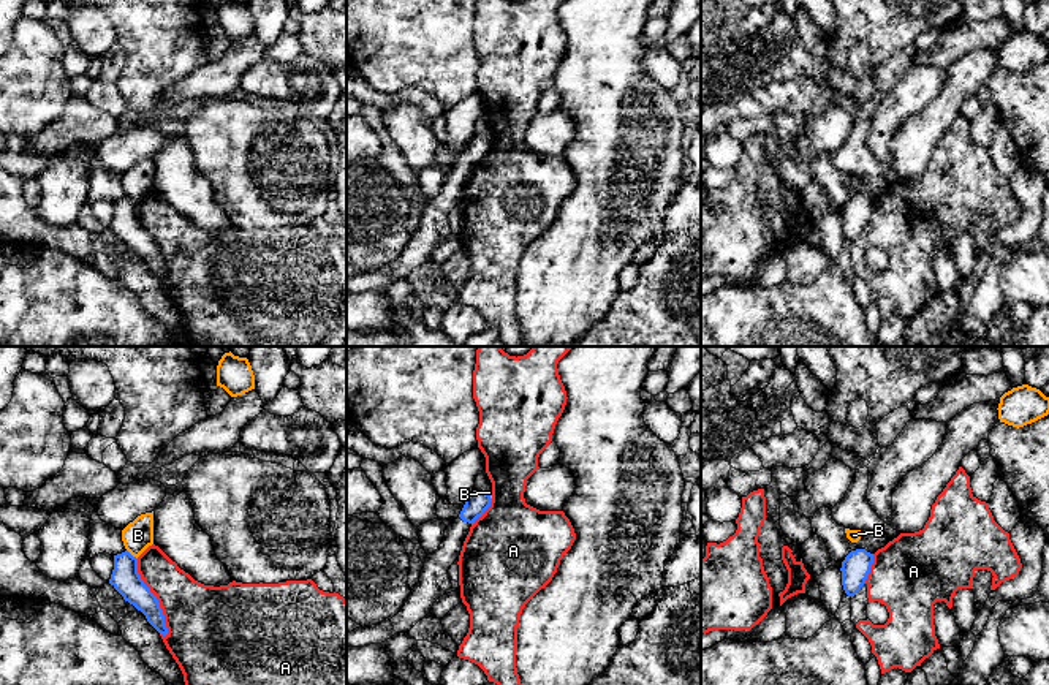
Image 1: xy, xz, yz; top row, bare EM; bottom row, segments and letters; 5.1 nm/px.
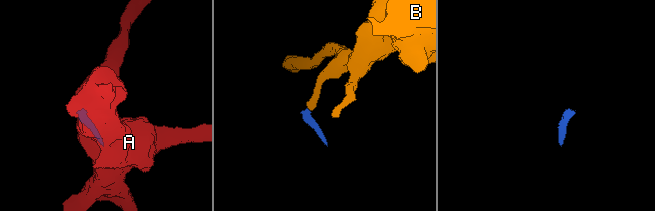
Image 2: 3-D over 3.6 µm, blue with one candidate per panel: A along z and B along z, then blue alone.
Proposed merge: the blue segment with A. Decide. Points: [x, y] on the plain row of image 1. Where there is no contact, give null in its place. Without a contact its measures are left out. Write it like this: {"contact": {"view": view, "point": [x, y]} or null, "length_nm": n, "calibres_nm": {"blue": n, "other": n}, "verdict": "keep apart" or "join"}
{"contact": {"view": "xy", "point": [155, 244]}, "length_nm": 420, "calibres_nm": {"blue": 140, "other": 340}, "verdict": "keep apart"}

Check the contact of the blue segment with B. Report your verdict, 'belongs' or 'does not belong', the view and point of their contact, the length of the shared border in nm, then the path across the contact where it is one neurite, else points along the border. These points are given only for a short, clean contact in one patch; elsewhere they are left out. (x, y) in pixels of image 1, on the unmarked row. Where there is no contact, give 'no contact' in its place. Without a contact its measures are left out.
does not belong; contact xy (130, 200); length 80 nm; border xy (127, 195), (136, 204)

